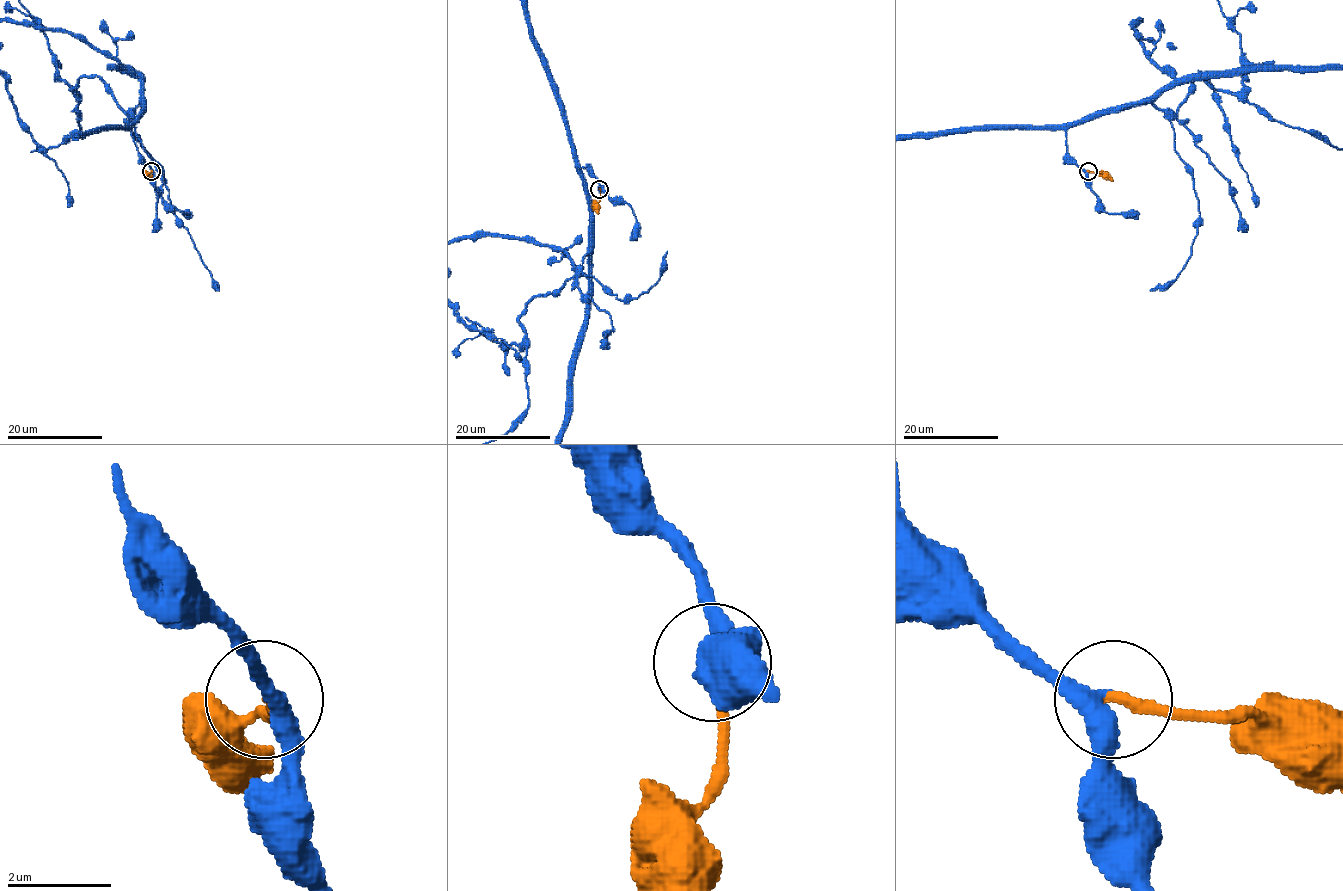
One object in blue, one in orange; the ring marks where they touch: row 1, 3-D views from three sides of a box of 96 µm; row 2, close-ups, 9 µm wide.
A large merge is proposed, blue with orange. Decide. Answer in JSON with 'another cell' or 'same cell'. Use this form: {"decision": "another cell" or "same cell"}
{"decision": "same cell"}

